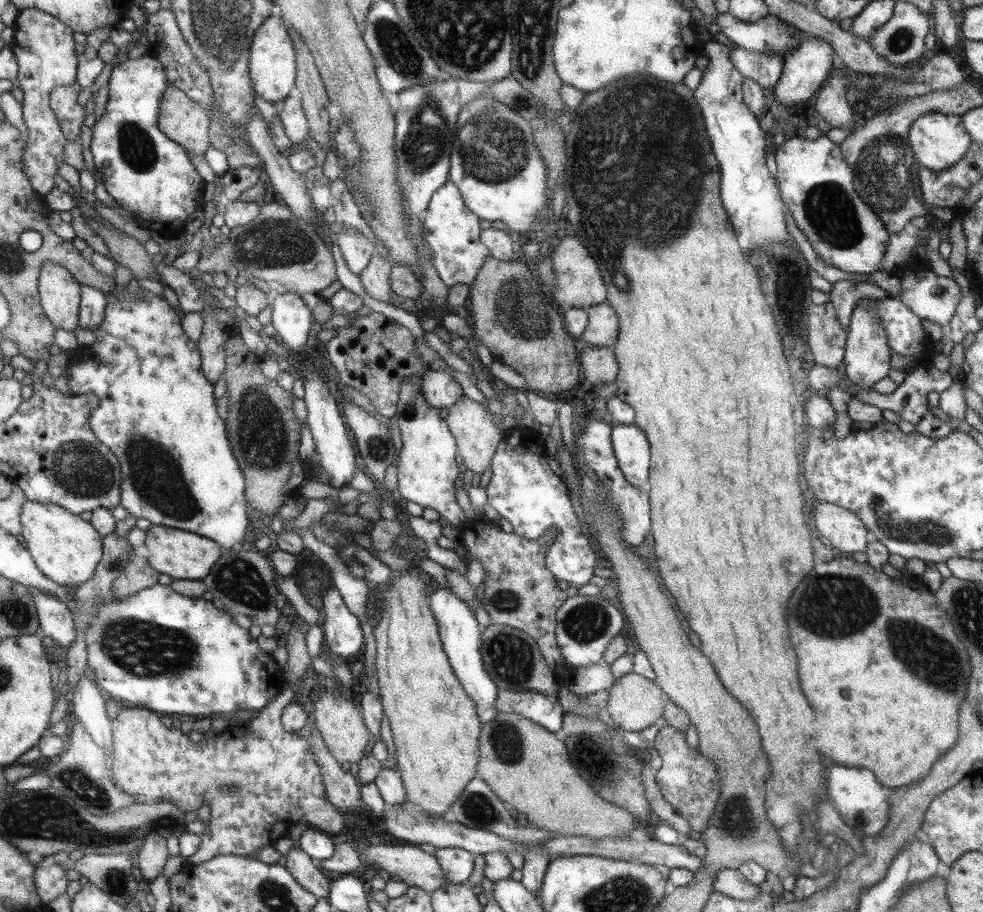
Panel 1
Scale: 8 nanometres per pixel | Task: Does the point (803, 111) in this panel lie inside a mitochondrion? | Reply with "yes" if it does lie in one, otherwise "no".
no

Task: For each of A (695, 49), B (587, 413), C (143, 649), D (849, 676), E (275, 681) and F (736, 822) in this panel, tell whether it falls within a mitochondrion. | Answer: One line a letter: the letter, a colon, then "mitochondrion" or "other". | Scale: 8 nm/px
A: other
B: other
C: mitochondrion
D: other
E: other
F: mitochondrion

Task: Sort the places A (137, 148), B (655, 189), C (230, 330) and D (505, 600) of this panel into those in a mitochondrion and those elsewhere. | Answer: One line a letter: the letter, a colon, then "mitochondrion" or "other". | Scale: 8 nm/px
A: mitochondrion
B: mitochondrion
C: other
D: mitochondrion

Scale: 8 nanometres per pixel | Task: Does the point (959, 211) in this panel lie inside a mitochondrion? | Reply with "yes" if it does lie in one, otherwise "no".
no

